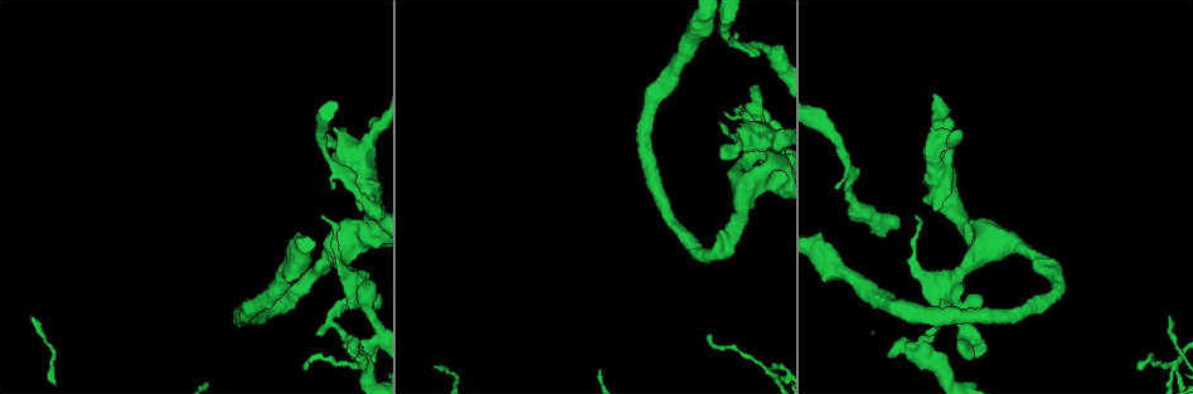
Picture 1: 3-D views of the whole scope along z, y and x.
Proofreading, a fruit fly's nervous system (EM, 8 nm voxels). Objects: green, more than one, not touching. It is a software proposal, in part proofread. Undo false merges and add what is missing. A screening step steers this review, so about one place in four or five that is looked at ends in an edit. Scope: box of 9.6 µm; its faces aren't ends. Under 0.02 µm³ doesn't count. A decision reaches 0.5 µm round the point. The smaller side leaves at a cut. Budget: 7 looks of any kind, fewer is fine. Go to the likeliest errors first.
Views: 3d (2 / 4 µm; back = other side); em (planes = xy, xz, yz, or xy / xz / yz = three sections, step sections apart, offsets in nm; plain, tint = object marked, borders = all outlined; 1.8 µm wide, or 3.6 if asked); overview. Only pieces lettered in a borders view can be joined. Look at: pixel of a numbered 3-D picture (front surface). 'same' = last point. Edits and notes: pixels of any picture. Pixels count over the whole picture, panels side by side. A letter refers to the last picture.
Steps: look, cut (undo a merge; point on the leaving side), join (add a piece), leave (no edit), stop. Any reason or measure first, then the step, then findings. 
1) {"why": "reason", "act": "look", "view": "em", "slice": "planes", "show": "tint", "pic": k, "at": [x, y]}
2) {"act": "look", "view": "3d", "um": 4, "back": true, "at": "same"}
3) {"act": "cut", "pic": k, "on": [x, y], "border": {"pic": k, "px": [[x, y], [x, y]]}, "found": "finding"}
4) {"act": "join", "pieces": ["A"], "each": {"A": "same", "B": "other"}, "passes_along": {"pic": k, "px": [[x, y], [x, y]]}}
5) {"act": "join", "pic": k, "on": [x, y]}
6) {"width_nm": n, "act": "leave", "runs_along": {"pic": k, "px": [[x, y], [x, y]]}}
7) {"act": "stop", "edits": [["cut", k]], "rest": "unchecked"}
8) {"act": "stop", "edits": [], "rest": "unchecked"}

{"why": "a fork", "act": "look", "view": "em", "slice": "planes", "show": "borders", "pic": 1, "at": [946, 284]}

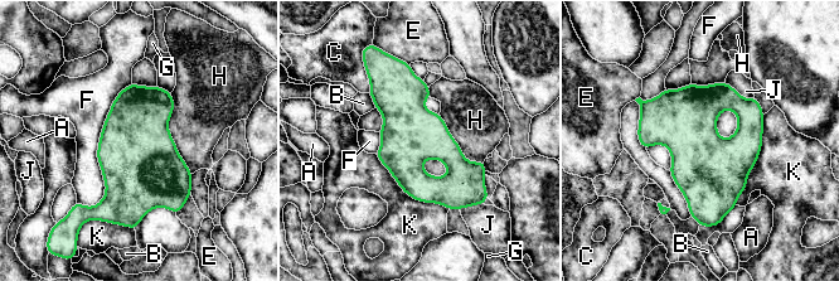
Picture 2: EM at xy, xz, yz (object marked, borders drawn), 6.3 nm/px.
{"act": "leave", "each": {"A": "other", "B": "other", "C": "other", "E": "other", "F": "other", "G": "other", "H": "other", "J": "other", "K": "other"}, "border": {"pic": 2, "px": [[170, 93], [168, 130], [193, 173]]}, "found": "continuous, no second cell"}

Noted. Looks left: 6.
{"why": "thick turns thin", "act": "look", "view": "em", "um": 3.6, "slice": "xy", "step": 4, "show": "tint", "pic": 1, "at": [938, 171]}

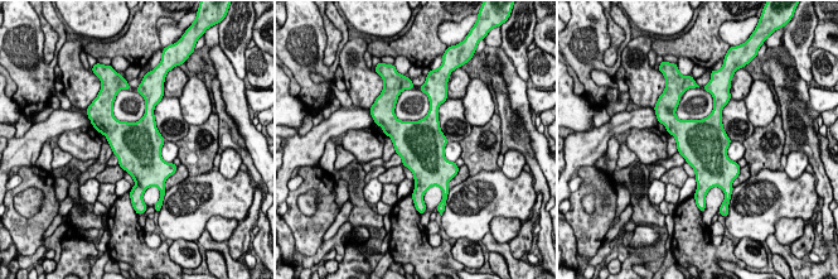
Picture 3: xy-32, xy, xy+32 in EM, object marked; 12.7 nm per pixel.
{"why": "cut it another way", "act": "look", "view": "em", "um": 3.6, "slice": "planes", "show": "borders", "at": "same"}

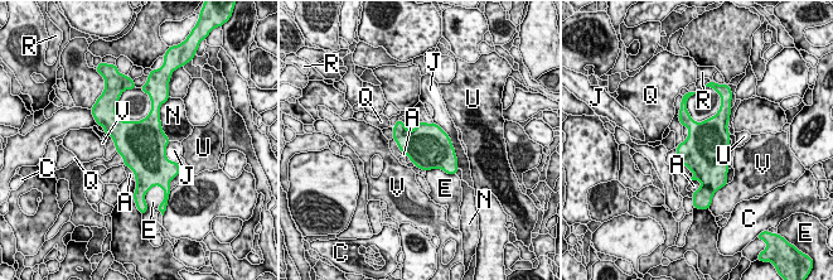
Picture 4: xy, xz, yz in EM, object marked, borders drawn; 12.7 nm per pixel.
{"act": "leave", "each": {"A": "other", "C": "other", "E": "other", "J": "other", "N": "other", "Q": "other", "R": "other", "U": "other", "V": "other"}, "found": "one cell here"}

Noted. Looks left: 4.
{"why": "branch stops here", "act": "look", "view": "em", "um": 3.6, "slice": "planes", "show": "borders", "pic": 1, "at": [352, 356]}

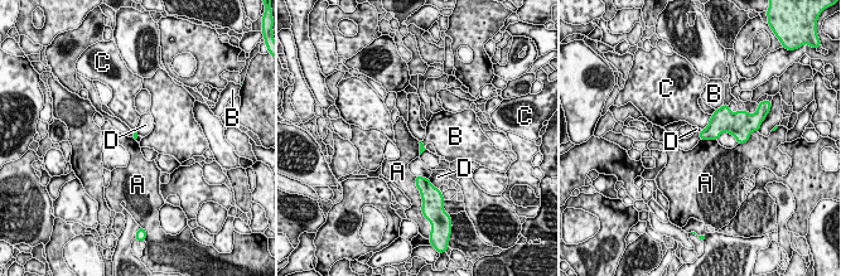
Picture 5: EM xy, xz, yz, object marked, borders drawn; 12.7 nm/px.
{"act": "leave", "each": {"A": "other", "B": "other", "C": "other", "D": "other"}, "border": {"pic": 5, "px": [[700, 139], [716, 140]]}, "found": "none of them fits"}

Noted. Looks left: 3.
{"act": "stop", "edits": [], "rest": "unchecked"}

